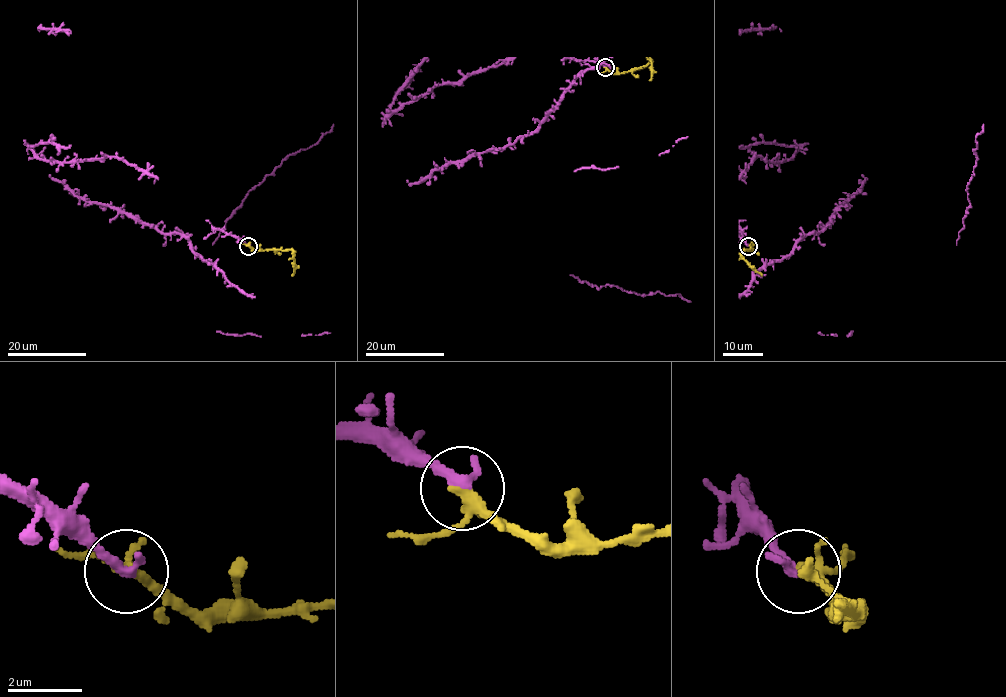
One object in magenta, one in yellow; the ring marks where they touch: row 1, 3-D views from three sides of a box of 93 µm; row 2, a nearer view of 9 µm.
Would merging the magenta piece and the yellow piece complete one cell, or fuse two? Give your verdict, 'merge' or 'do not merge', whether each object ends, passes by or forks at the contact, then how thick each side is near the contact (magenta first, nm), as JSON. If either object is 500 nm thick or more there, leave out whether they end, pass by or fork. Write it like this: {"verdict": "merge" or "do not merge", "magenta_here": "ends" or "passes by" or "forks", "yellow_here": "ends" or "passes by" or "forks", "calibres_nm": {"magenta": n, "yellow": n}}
{"verdict": "merge", "magenta_here": "ends", "yellow_here": "forks", "calibres_nm": {"magenta": 320, "yellow": 200}}

